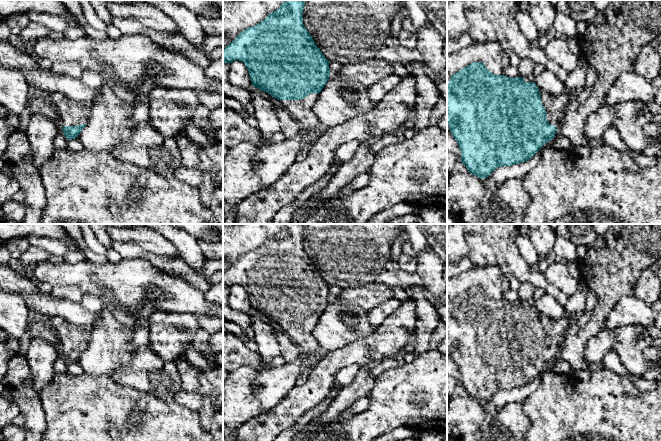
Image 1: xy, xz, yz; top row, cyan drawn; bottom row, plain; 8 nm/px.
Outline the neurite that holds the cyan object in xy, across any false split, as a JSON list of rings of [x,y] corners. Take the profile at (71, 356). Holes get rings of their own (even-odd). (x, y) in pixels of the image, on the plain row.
[[[61,317],[49,318],[48,324],[59,338],[58,351],[65,361],[75,363],[87,349],[91,328],[75,325]]]

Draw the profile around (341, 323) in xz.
[[[329,301],[312,334],[321,348],[332,352],[373,333],[375,328],[369,323],[367,313],[352,302]]]

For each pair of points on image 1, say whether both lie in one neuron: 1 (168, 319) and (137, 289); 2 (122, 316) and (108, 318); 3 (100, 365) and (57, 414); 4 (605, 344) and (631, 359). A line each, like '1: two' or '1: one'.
1: two
2: two
3: two
4: two

